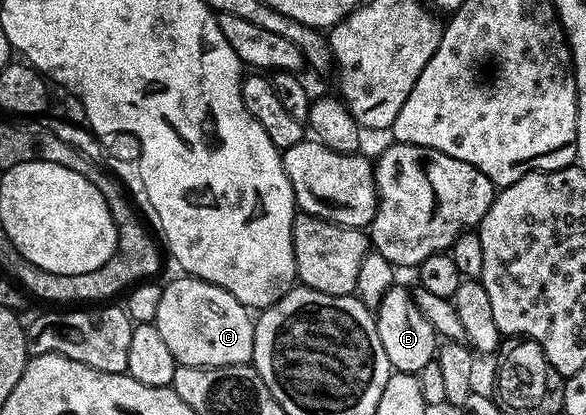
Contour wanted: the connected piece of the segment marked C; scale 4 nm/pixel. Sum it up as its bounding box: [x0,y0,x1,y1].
[152,277,255,366]

